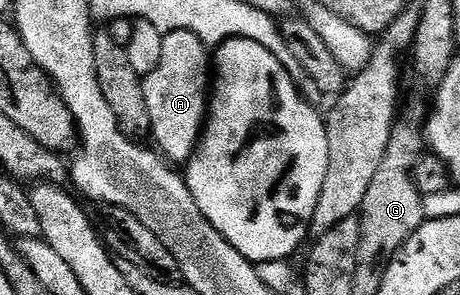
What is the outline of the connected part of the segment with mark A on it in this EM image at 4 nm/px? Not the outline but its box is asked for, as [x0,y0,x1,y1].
[142,31,212,165]

